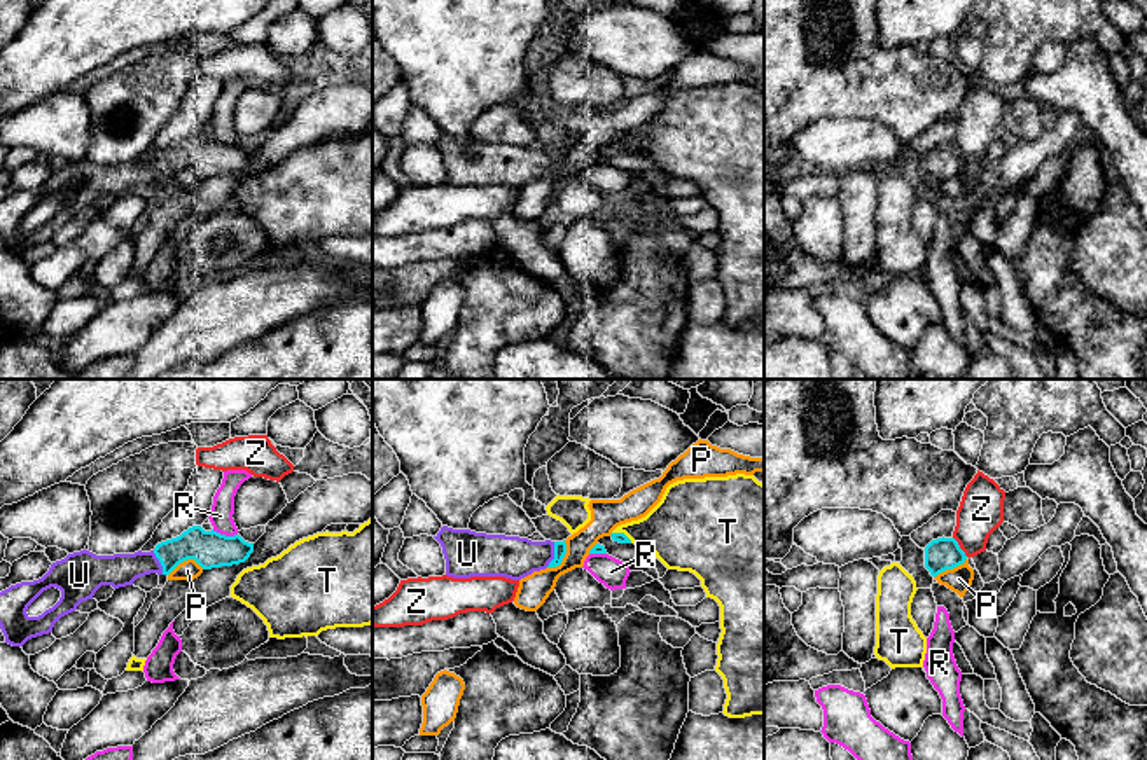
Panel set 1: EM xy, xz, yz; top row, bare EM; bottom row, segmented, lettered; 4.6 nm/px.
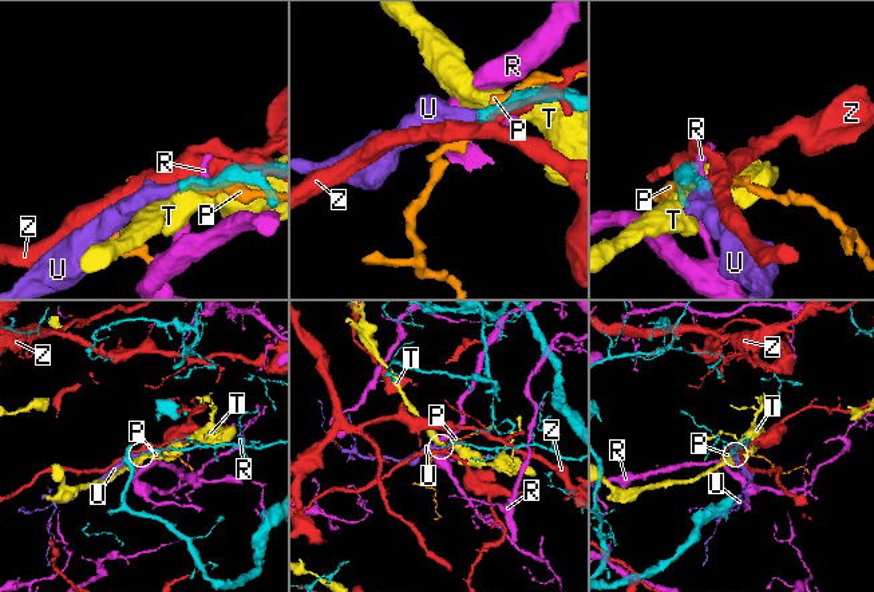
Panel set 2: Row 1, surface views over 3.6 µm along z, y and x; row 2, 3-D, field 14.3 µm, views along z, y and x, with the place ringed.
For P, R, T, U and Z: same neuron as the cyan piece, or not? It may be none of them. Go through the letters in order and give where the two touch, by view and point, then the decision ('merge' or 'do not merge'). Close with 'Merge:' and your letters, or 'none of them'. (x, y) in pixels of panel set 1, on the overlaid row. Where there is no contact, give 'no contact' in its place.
P: xz (563, 556) | do not merge
R: xy (224, 535) | do not merge
T: xz (623, 533) | do not merge
U: xz (555, 554) | merge
Z: yz (959, 547) | do not merge
Merge: U

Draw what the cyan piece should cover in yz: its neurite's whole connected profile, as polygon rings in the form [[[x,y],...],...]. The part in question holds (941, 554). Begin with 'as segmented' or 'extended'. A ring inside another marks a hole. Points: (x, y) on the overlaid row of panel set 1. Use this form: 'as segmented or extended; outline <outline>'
as segmented; outline [[[937,538],[925,547],[925,568],[932,577],[963,564],[967,559],[955,538]]]

